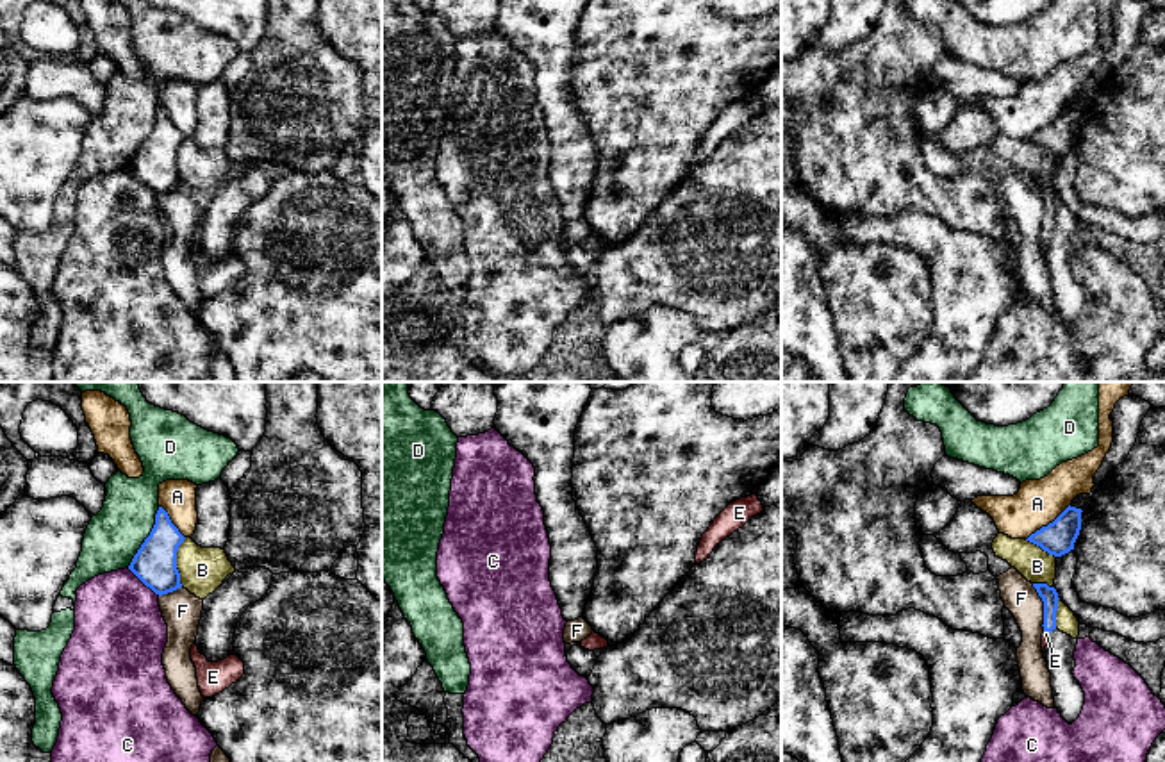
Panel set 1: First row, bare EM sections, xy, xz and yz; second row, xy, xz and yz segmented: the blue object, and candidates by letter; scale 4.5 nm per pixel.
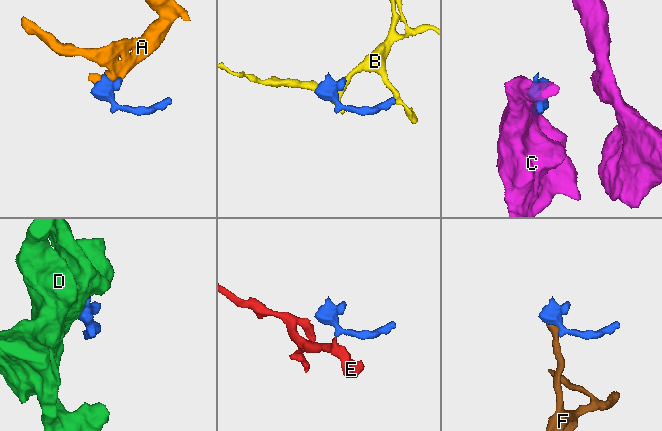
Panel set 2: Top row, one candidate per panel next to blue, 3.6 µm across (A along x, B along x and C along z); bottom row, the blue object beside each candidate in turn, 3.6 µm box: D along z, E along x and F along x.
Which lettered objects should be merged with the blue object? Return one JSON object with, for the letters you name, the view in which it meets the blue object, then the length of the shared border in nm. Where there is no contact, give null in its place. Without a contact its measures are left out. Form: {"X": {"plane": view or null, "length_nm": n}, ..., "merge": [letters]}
{"E": {"plane": "yz", "length_nm": 30}, "merge": ["E"]}

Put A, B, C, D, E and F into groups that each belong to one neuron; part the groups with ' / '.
A / B / C / D / E / F

